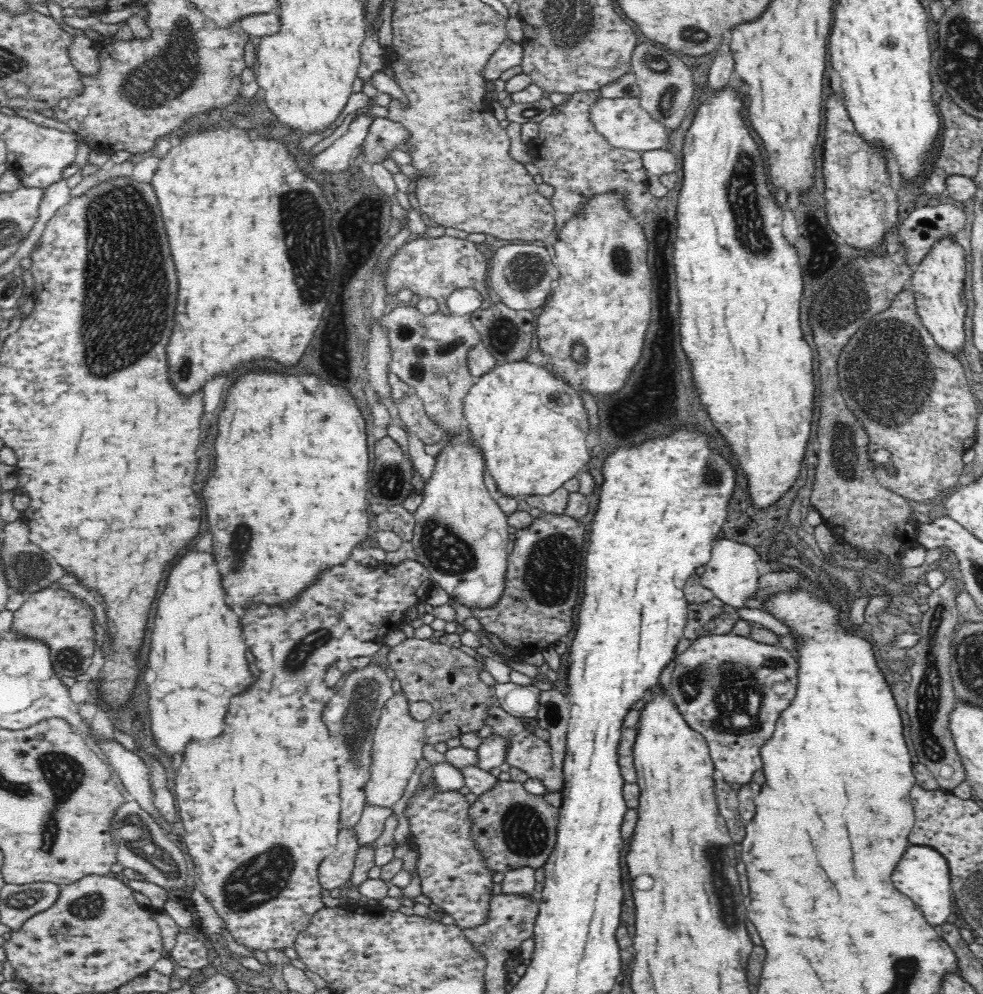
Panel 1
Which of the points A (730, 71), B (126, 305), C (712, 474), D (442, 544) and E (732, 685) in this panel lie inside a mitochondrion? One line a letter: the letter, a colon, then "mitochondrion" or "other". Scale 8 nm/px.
A: other
B: mitochondrion
C: mitochondrion
D: mitochondrion
E: mitochondrion

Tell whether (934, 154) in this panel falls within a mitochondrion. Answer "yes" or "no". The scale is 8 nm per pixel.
no

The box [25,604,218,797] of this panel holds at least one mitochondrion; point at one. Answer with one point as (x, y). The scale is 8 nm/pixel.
(71, 658)

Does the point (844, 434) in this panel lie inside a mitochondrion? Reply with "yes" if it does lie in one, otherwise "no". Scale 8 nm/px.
yes

